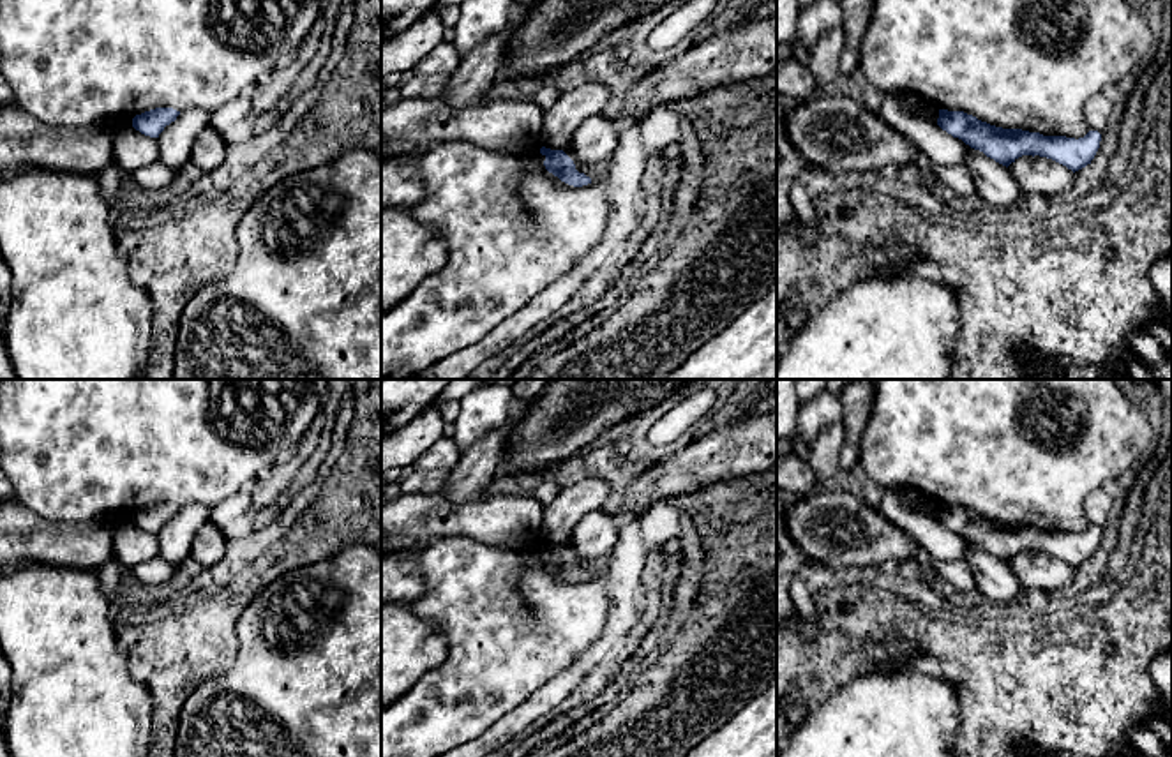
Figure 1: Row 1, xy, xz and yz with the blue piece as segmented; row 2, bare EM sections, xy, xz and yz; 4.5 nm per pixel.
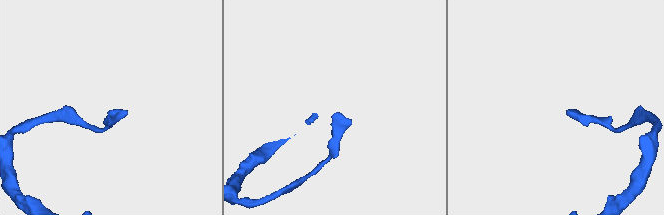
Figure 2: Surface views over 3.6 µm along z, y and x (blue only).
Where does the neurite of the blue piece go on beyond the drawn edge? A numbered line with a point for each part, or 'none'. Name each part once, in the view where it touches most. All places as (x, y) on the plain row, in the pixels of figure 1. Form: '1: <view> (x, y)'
none

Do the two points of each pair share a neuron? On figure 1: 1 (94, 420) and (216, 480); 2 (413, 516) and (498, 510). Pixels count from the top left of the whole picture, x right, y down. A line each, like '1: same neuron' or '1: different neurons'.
1: same neuron
2: same neuron

